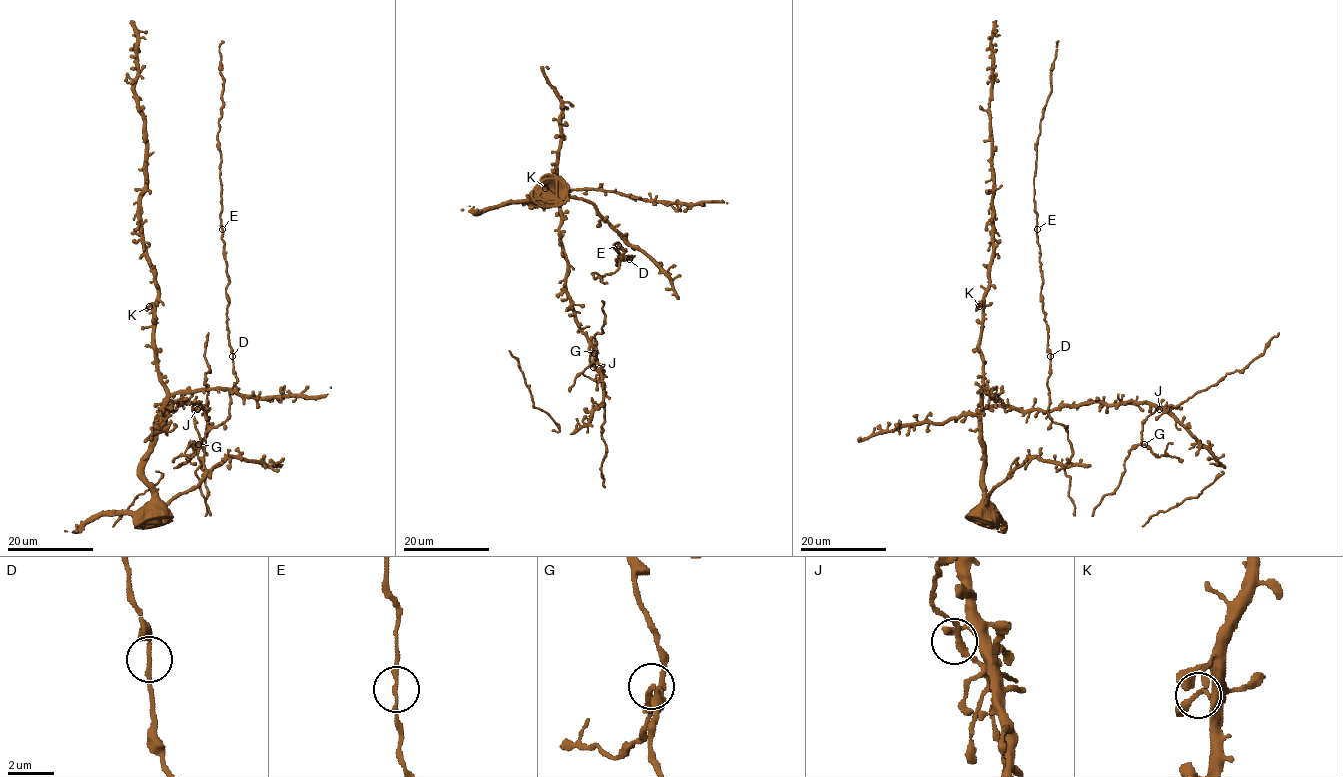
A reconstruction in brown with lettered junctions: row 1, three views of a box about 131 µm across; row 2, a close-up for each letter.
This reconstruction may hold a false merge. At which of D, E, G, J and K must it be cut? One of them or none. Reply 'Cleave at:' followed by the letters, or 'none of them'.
Cleave at: G

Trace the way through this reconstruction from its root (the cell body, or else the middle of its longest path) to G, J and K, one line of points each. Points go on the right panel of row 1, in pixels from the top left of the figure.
G: (982, 523), (990, 521), (981, 441), (986, 409), (1149, 403), (1157, 409), (1143, 424), (1144, 444)
J: (982, 523), (990, 521), (981, 441), (986, 409), (1050, 411), (1091, 402), (1149, 403), (1159, 409)
K: (982, 523), (990, 521), (990, 502), (984, 482), (979, 306)

